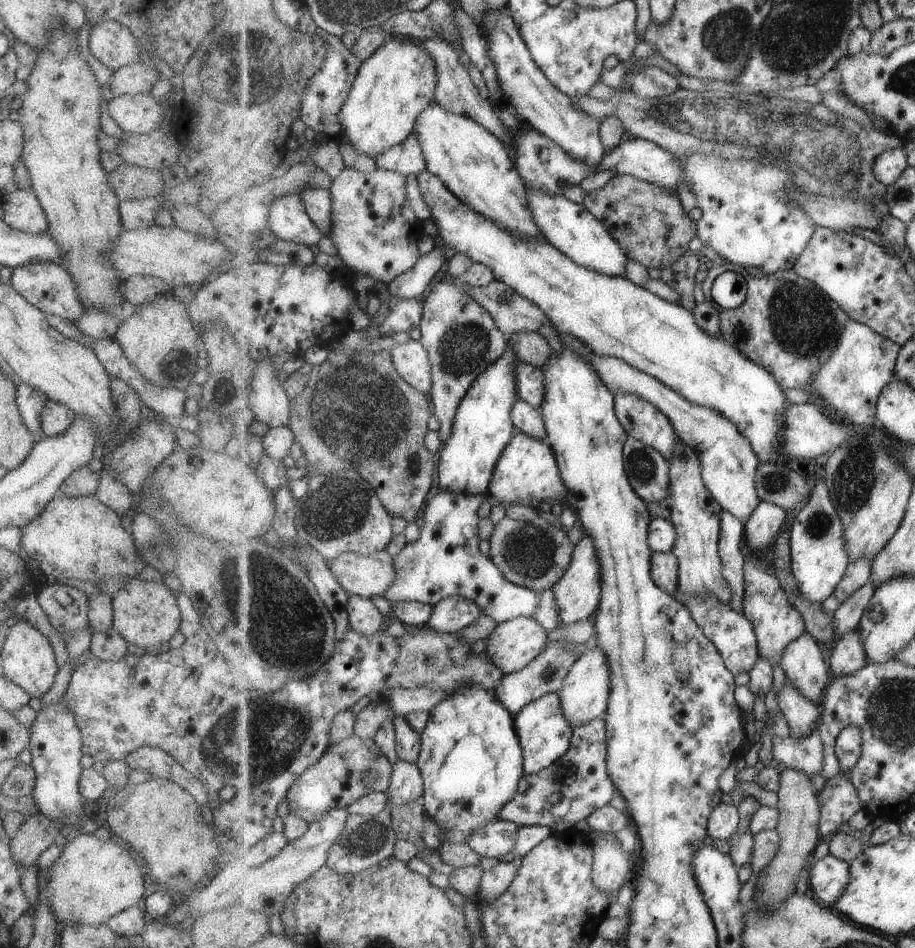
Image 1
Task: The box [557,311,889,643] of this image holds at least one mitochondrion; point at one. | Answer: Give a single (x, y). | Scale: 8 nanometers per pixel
(853, 480)

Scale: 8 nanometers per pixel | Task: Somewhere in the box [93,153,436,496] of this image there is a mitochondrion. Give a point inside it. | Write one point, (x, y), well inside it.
(357, 412)

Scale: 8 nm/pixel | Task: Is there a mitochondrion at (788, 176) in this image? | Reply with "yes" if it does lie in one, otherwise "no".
yes

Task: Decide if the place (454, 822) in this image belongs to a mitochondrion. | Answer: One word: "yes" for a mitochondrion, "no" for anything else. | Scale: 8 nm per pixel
yes

